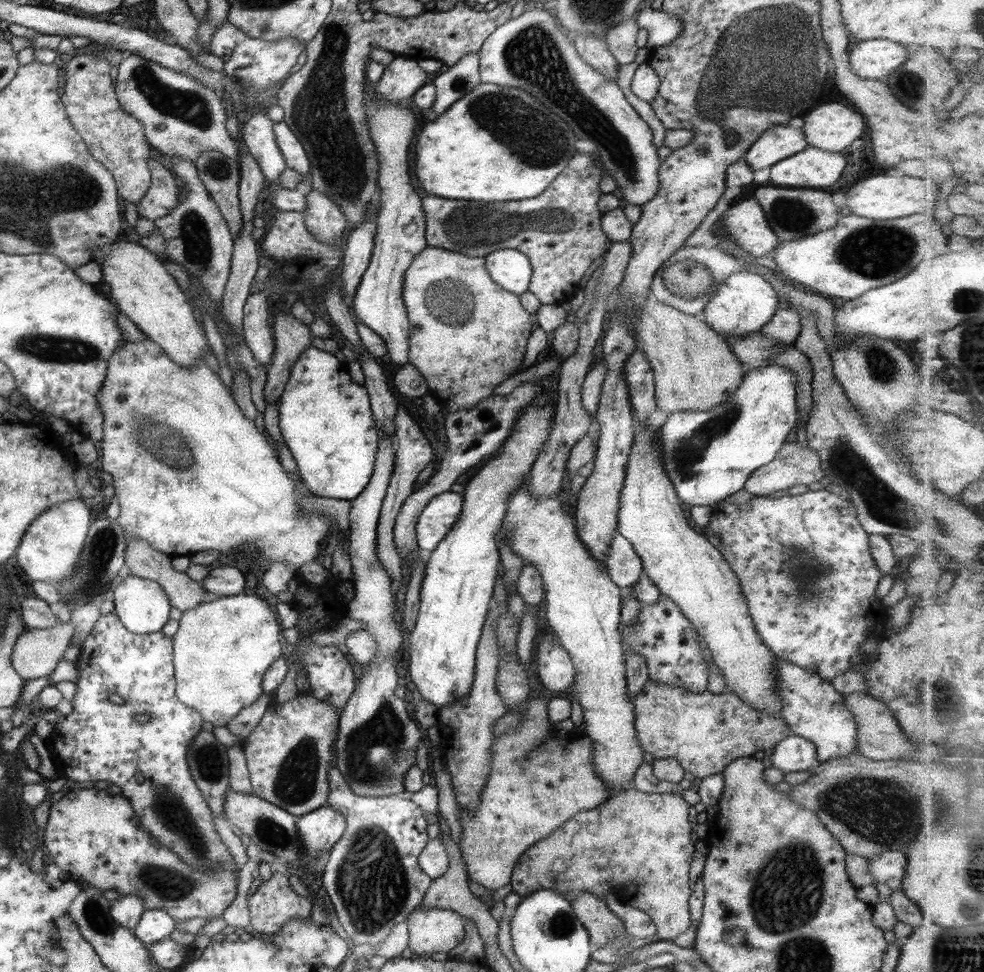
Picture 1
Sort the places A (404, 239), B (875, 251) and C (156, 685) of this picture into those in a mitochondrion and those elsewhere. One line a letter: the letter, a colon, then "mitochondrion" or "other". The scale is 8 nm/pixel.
A: other
B: mitochondrion
C: other

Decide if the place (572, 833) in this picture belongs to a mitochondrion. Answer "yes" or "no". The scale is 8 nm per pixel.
no

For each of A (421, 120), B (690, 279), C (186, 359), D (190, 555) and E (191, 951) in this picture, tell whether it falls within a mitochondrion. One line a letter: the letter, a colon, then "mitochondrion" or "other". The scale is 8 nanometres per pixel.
A: other
B: mitochondrion
C: other
D: other
E: other

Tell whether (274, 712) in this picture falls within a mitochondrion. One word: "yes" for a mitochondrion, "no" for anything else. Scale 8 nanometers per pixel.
no

